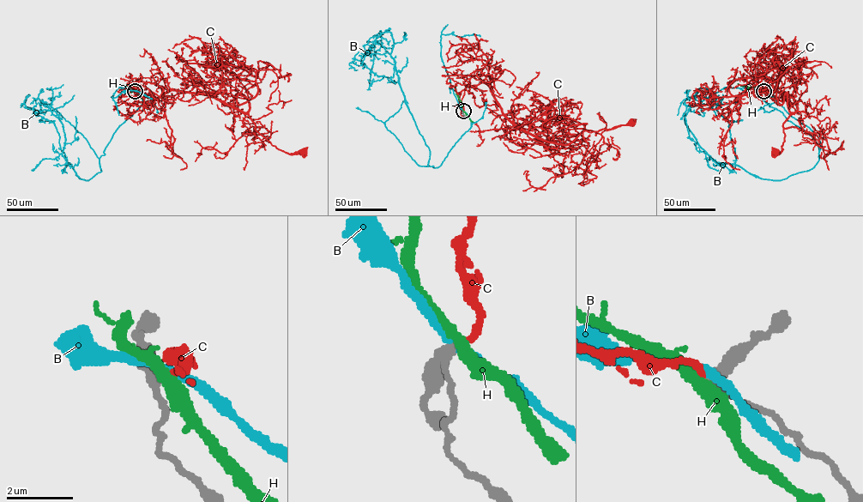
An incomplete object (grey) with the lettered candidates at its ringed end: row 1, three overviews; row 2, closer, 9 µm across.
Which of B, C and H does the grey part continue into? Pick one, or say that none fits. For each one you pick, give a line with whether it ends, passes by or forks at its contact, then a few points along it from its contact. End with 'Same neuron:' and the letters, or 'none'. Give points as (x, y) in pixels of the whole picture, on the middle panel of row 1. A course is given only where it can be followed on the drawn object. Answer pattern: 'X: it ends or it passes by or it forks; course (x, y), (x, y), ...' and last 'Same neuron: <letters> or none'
C: it ends; course (463, 111), (469, 79), (484, 75), (490, 76), (502, 112), (546, 141), (569, 144), (584, 130), (633, 123)
Same neuron: C

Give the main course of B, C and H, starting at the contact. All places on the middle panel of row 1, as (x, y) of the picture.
B: (463, 111), (471, 126), (434, 167), (428, 166), (429, 148), (399, 85), (389, 32), (376, 39), (369, 84)
C: (463, 111), (469, 79), (484, 75), (490, 76), (502, 112), (546, 141), (569, 144), (584, 130), (633, 123)
H: (463, 111), (455, 85)

